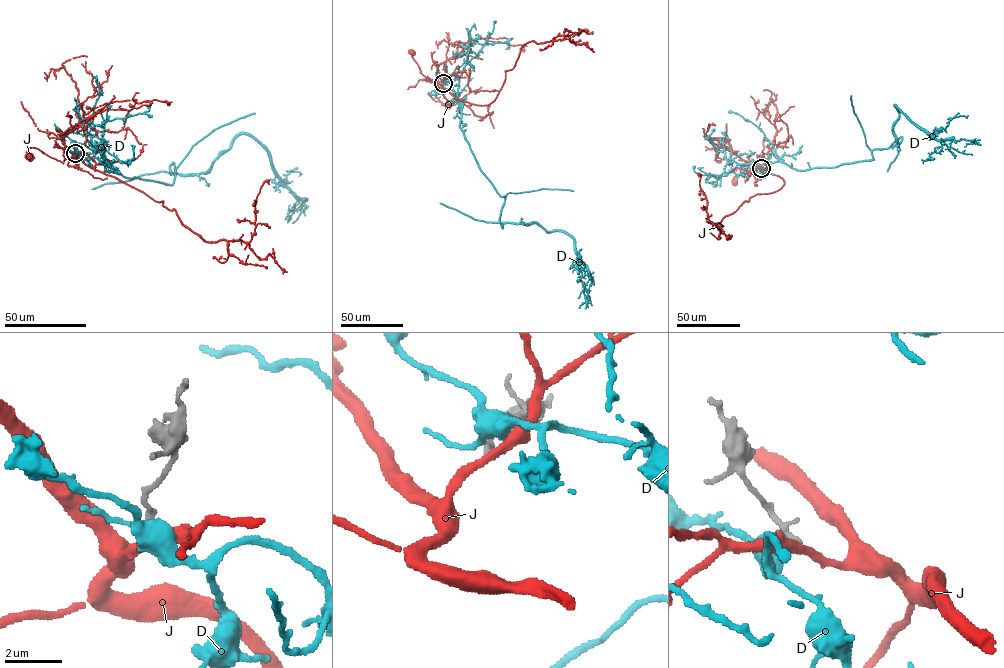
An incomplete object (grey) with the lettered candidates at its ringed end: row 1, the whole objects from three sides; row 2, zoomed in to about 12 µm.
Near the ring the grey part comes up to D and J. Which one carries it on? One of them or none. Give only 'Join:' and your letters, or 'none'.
Join: none

